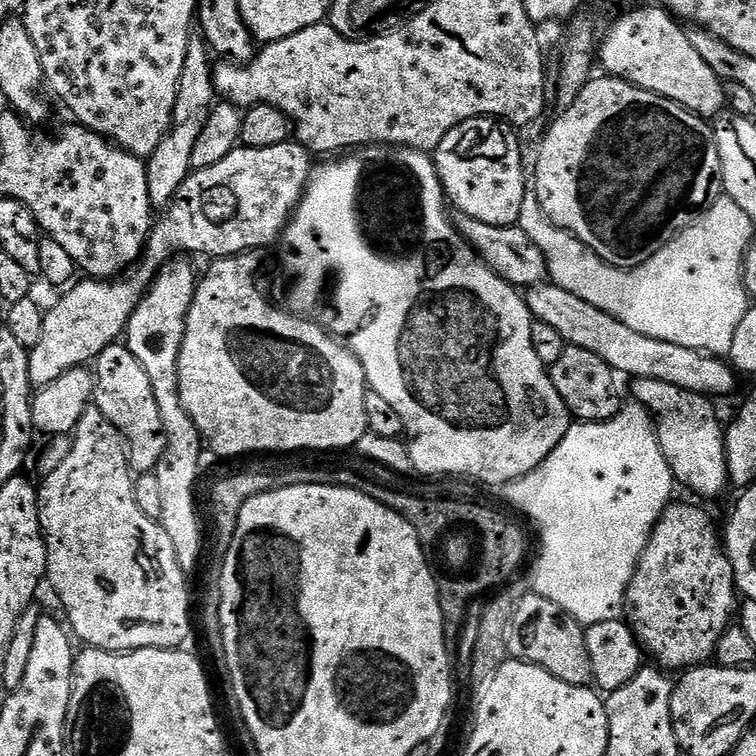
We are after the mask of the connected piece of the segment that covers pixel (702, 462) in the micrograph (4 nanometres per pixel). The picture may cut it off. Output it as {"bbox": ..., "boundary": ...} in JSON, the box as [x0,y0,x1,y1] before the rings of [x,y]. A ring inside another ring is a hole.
{"bbox":[631,379,729,496],"boundary":[[[633,379],[631,399],[644,405],[656,425],[656,437],[662,454],[672,471],[677,485],[685,484],[696,496],[716,496],[729,487],[725,425],[720,425],[716,408],[709,397],[670,386],[670,382]]]}

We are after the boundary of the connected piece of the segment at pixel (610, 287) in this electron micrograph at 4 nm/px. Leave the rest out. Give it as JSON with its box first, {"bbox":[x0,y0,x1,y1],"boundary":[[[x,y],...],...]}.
{"bbox":[518,191,754,357],"boundary":[[[525,191],[522,202],[522,214],[518,227],[527,234],[530,242],[542,250],[548,267],[548,280],[562,286],[562,290],[570,290],[582,298],[582,302],[590,302],[590,306],[598,306],[606,314],[618,318],[618,322],[626,322],[630,330],[638,330],[638,334],[656,336],[662,342],[674,342],[674,346],[686,346],[699,352],[723,357],[734,342],[734,330],[738,330],[738,322],[742,322],[750,307],[750,297],[744,289],[742,269],[744,255],[753,247],[752,232],[754,226],[738,206],[738,202],[728,200],[717,201],[710,206],[708,212],[697,216],[686,230],[682,230],[652,260],[640,264],[637,268],[615,268],[607,264],[594,250],[590,250],[574,234],[553,224],[540,208],[535,191]]]}

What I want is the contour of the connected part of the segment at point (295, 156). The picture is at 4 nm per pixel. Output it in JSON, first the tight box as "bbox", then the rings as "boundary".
{"bbox":[30,142,314,386],"boundary":[[[289,142],[265,148],[245,148],[237,146],[233,152],[226,154],[222,162],[215,166],[206,166],[206,170],[195,170],[182,182],[178,194],[166,209],[166,214],[155,221],[152,233],[139,260],[127,269],[125,278],[98,280],[84,278],[73,283],[68,292],[56,305],[44,314],[42,338],[38,338],[38,346],[30,350],[30,382],[34,386],[43,386],[54,382],[54,378],[62,378],[66,370],[74,370],[91,365],[97,356],[106,350],[108,344],[115,344],[125,335],[130,314],[140,305],[140,300],[152,285],[152,279],[160,271],[162,265],[173,259],[174,254],[192,254],[197,252],[207,258],[223,258],[238,256],[249,250],[261,250],[267,244],[275,245],[281,239],[281,233],[287,227],[293,212],[307,190],[308,180],[314,169],[314,156],[303,144]]]}

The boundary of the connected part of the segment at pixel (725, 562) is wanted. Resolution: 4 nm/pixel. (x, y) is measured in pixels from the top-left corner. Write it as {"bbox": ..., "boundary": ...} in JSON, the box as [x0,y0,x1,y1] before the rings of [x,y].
{"bbox":[624,503,738,670],"boundary":[[[669,503],[660,521],[654,526],[652,537],[636,564],[636,572],[624,599],[626,622],[639,640],[641,649],[653,656],[655,663],[665,670],[698,668],[707,665],[716,655],[718,638],[733,623],[738,608],[738,589],[734,566],[724,551],[718,528],[696,504]]]}

